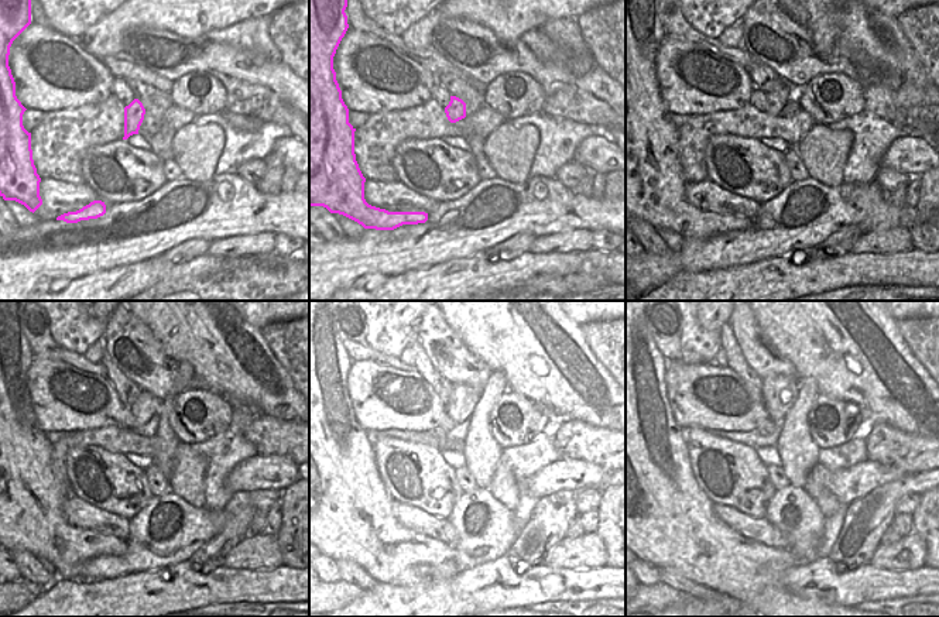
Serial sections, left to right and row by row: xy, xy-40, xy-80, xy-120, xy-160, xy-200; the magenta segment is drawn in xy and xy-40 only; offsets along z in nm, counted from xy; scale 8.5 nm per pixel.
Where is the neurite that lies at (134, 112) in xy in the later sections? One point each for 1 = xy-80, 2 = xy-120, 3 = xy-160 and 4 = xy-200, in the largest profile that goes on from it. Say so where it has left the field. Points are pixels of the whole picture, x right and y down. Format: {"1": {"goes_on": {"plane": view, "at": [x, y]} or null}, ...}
{"1": {"goes_on": {"plane": "xy-80", "at": [777, 99]}}, "2": {"goes_on": {"plane": "xy-120", "at": [147, 405]}}, "3": {"goes_on": {"plane": "xy-160", "at": [463, 398]}}, "4": {"goes_on": {"plane": "xy-200", "at": [780, 393]}}}

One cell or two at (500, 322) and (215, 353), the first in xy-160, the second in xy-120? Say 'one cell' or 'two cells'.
one cell

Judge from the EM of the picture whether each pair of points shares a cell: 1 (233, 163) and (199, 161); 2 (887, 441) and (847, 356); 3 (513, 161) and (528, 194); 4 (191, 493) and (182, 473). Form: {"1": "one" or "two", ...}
{"1": "two", "2": "two", "3": "two", "4": "one"}

